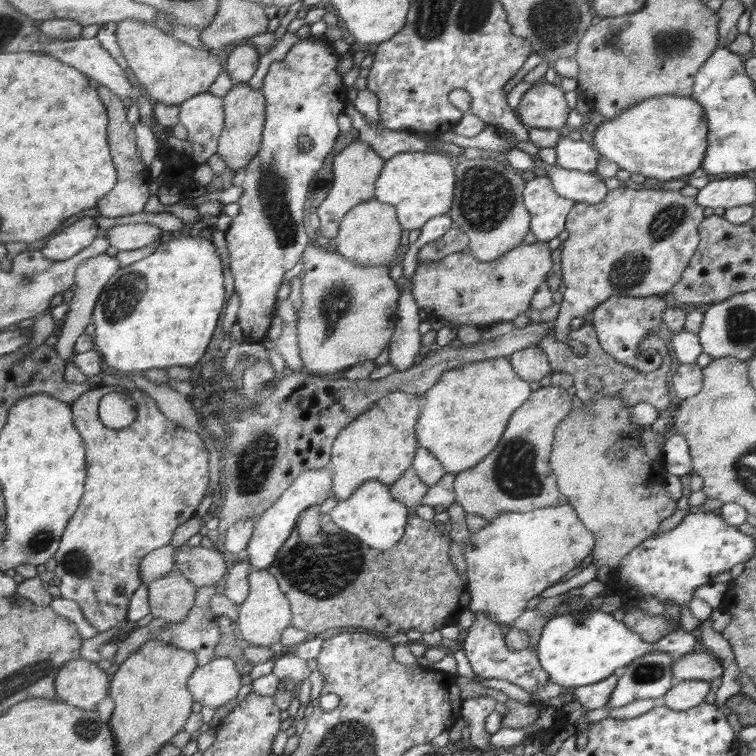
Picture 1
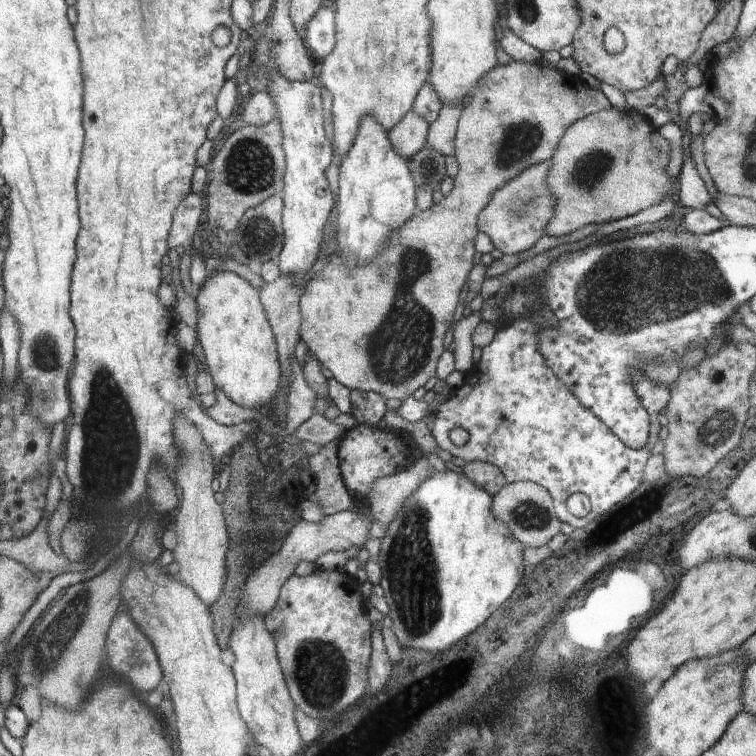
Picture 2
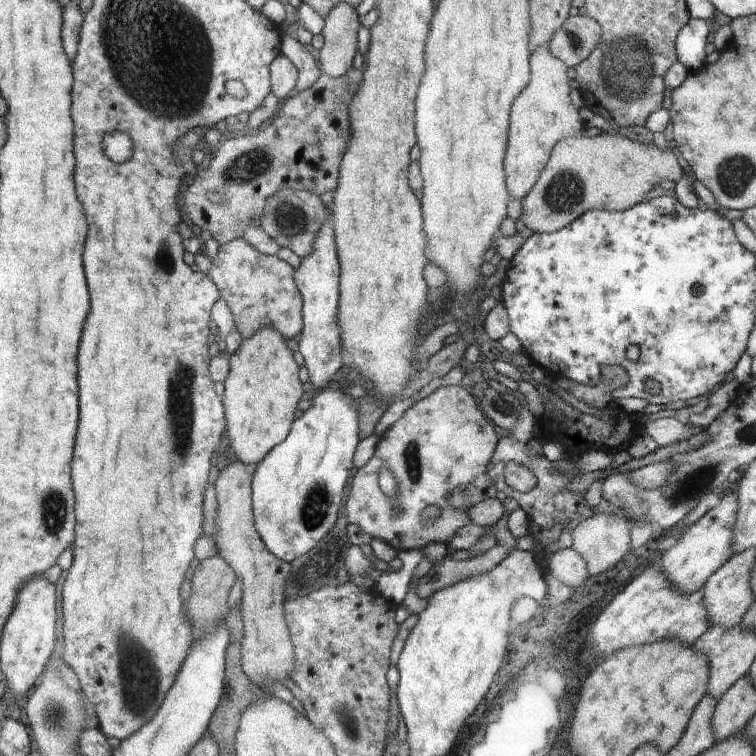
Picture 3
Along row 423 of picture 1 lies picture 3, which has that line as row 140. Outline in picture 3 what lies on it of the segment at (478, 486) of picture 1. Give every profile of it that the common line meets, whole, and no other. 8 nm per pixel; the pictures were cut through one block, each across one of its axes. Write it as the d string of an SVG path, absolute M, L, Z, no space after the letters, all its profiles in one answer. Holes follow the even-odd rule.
M548 45L539 47L530 58L531 80L513 103L506 154L507 189L514 199L523 200L538 181L554 146L564 138L578 137L582 131L578 110L570 102L566 64L556 59Z

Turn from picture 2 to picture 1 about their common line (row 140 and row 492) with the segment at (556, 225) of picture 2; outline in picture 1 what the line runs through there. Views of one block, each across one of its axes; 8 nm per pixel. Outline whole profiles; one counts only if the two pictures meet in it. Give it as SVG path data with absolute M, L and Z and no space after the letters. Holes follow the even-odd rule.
M576 398L576 404L578 408L574 408L570 420L566 420L566 424L562 424L562 432L558 432L558 444L554 444L554 456L550 456L549 460L550 468L552 469L552 472L557 475L560 491L564 493L565 496L569 497L569 505L576 509L577 516L584 522L586 528L588 528L590 532L596 534L597 544L593 547L593 559L591 563L594 564L597 571L600 570L602 566L616 568L633 548L638 547L641 542L652 537L654 533L660 529L660 523L672 516L674 512L679 511L676 501L670 498L669 492L666 492L665 478L667 477L667 472L662 468L660 462L658 462L663 443L671 431L669 429L663 435L654 434L654 432L650 430L651 426L638 426L638 424L632 424L632 422L630 422L630 408L624 408L624 406L622 406L622 401L618 400L618 398L598 400L597 403L592 404L592 406L586 406L586 404L582 404L582 402Z

